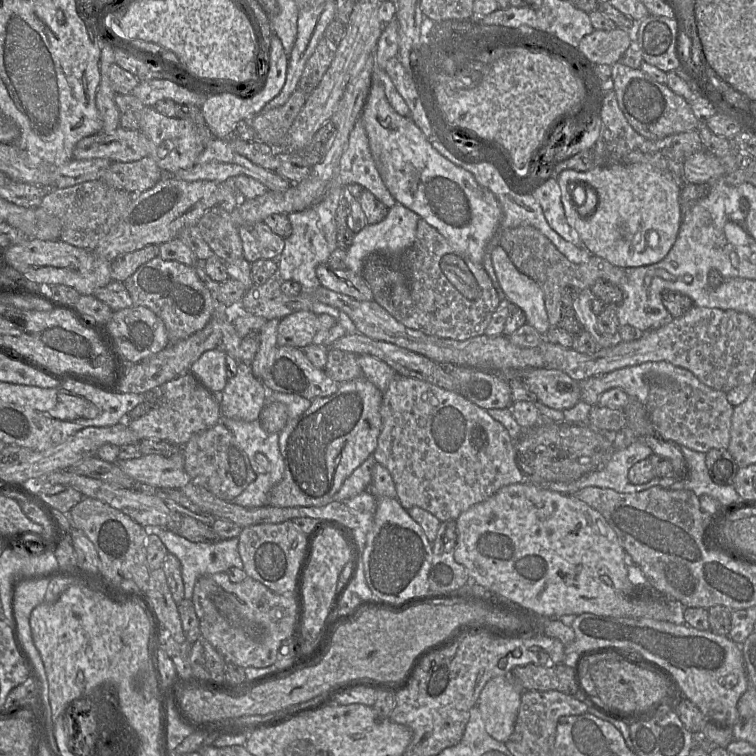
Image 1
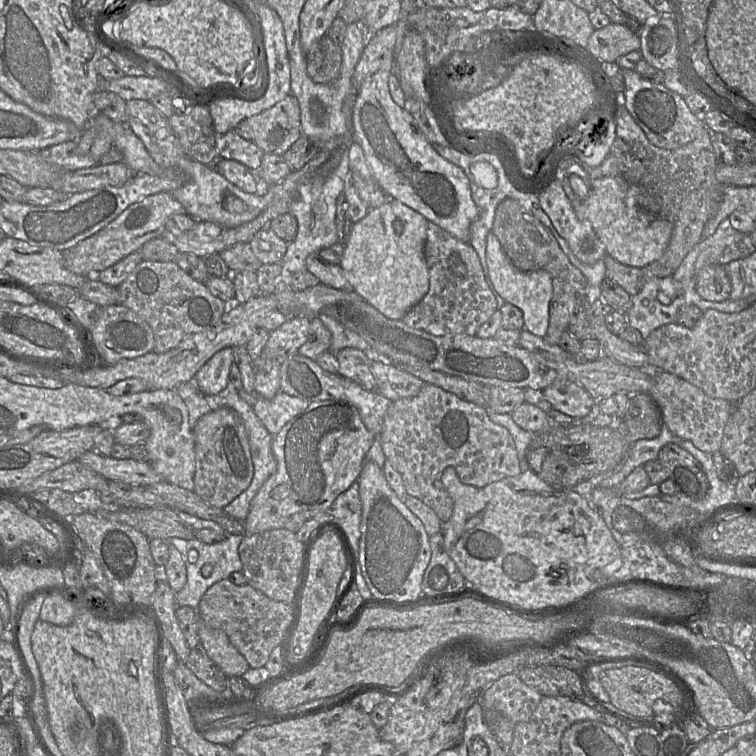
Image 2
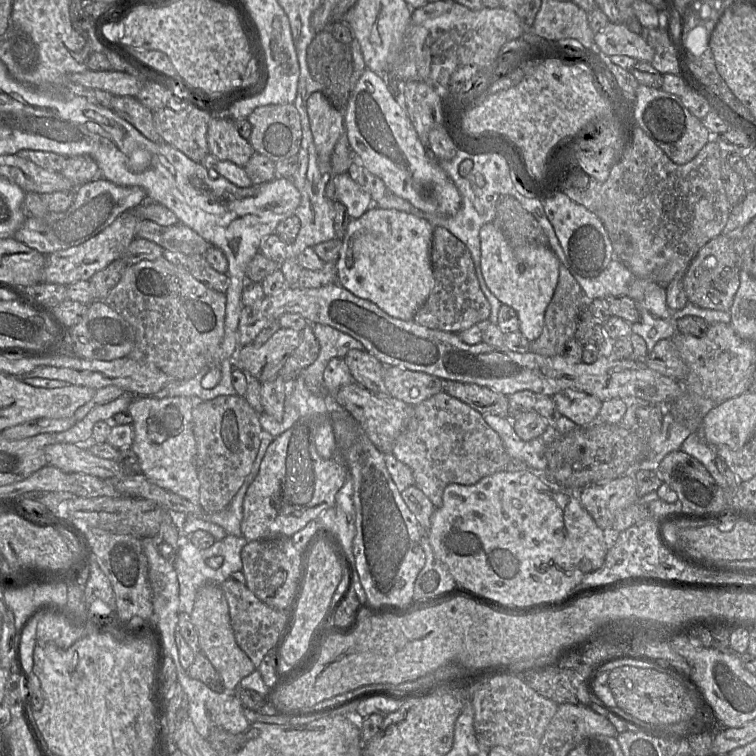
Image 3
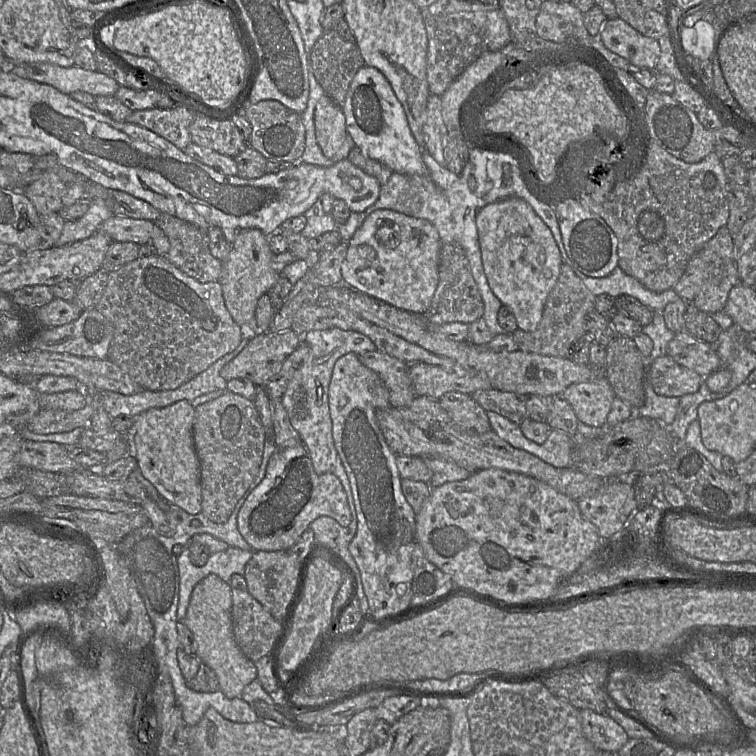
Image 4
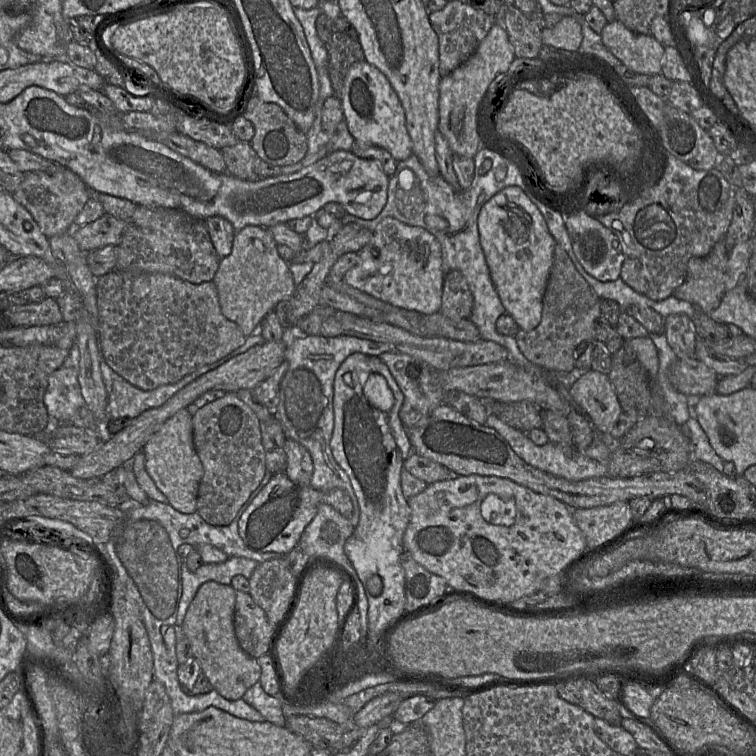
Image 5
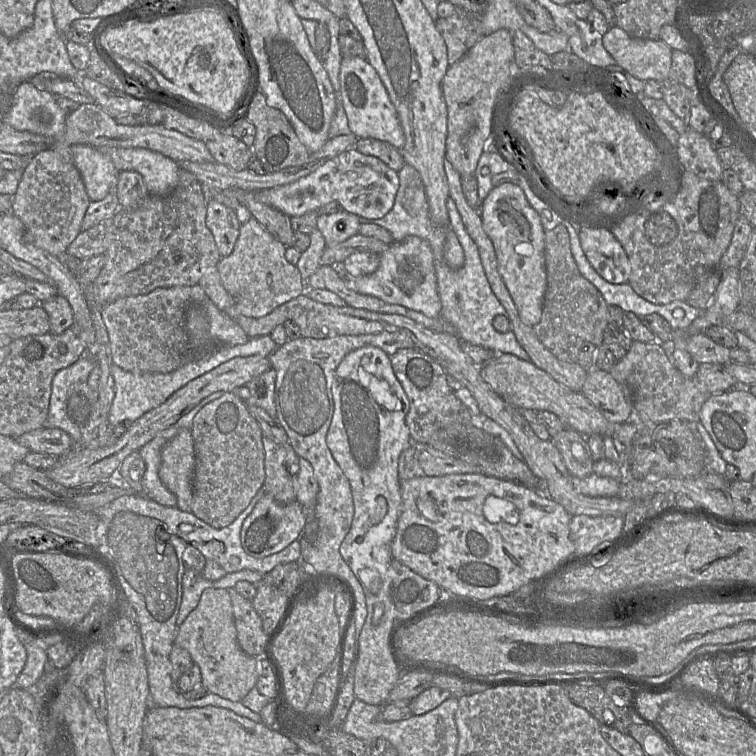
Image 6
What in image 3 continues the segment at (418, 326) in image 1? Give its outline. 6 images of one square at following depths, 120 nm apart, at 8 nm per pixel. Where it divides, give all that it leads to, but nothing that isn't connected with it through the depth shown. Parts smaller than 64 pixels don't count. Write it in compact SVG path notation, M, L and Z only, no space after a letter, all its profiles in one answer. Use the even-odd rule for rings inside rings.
M441 226L433 230L431 263L434 286L424 305L415 313L415 323L433 330L459 333L489 318L491 306L480 288L469 249Z

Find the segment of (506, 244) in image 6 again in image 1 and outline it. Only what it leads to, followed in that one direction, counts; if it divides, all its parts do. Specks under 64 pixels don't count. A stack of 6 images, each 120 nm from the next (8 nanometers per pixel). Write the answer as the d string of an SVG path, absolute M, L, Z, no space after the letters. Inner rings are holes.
M500 245L492 250L491 258L498 283L506 299L524 311L526 323L545 335L550 328L550 323L541 287L518 271Z

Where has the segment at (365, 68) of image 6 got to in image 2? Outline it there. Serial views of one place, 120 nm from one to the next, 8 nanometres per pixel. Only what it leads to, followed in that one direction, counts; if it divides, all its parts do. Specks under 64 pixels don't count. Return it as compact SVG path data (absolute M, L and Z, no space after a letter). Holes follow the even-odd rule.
M379 69L361 84L352 110L353 139L361 146L373 178L384 193L421 214L456 239L469 243L470 225L479 214L471 196L469 179L460 167L438 155L412 115L393 101L388 89L391 74L392 70Z

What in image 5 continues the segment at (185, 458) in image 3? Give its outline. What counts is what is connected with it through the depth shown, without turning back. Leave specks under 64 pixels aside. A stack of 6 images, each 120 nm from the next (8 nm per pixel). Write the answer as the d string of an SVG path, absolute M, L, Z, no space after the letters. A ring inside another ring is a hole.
M187 408L169 418L144 445L146 471L157 488L168 498L177 511L192 514L197 510L198 489L204 469L193 443L193 416Z

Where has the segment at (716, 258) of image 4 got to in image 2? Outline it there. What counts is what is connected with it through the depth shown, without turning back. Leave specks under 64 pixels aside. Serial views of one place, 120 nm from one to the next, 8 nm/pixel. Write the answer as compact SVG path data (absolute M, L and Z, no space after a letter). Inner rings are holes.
M723 265L705 266L697 273L696 291L707 301L722 302L730 298L731 281Z

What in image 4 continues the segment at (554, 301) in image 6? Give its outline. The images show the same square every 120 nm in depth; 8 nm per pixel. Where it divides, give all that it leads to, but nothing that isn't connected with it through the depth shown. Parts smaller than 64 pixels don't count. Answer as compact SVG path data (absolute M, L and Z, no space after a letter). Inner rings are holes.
M563 263L557 283L551 290L543 311L542 319L533 332L517 329L512 337L518 350L545 356L568 358L571 346L579 339L586 337L585 320L594 309L596 296L585 286L573 269Z

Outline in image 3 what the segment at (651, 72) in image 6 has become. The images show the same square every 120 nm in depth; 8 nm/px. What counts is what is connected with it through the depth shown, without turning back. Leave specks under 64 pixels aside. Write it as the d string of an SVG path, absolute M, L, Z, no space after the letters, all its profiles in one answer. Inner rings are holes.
M622 23L608 24L594 34L594 42L605 56L625 55L637 61L652 62L654 49L646 40Z

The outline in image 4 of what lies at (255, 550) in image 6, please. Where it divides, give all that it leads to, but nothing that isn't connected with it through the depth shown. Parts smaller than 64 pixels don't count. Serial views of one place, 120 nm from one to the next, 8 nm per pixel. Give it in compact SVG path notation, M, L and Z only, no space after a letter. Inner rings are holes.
M301 444L278 448L272 454L265 477L247 497L238 514L238 529L254 550L290 550L320 516L329 516L344 527L352 521L341 481L332 473L317 474L308 450Z

